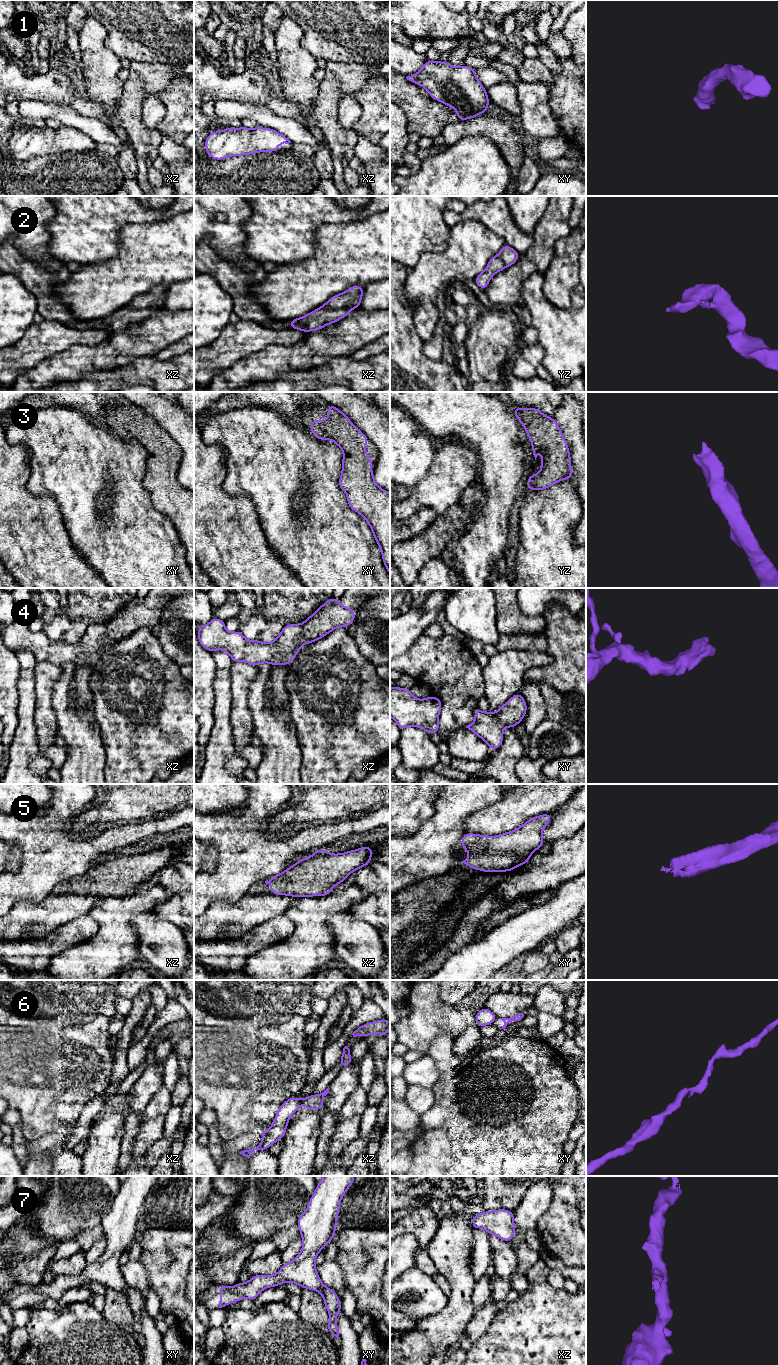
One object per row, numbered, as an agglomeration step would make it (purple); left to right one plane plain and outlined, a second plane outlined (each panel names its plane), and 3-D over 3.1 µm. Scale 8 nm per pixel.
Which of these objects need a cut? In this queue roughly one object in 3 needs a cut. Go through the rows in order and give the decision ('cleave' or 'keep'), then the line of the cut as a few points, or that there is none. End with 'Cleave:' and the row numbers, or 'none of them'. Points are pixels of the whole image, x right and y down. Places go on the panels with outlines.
1: keep | no cut
2: keep | no cut
3: keep | no cut
4: keep | no cut
5: keep | no cut
6: cleave | xz (302, 1099), (300, 1102)
7: keep | no cut
Cleave: 6

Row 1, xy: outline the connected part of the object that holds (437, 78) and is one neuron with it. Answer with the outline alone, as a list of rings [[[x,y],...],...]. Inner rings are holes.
[[[427,60],[420,72],[406,79],[425,88],[432,99],[454,107],[460,121],[486,113],[490,103],[475,69],[466,65],[453,67],[448,61]]]

